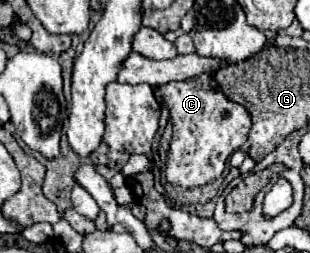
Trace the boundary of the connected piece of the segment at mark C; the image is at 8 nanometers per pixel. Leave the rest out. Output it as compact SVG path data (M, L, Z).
M198 76L196 80L164 84L160 88L154 88L154 94L170 108L174 126L166 160L168 184L182 188L200 188L220 178L228 158L248 140L252 122L244 106L224 100L224 96L212 88L212 76Z

